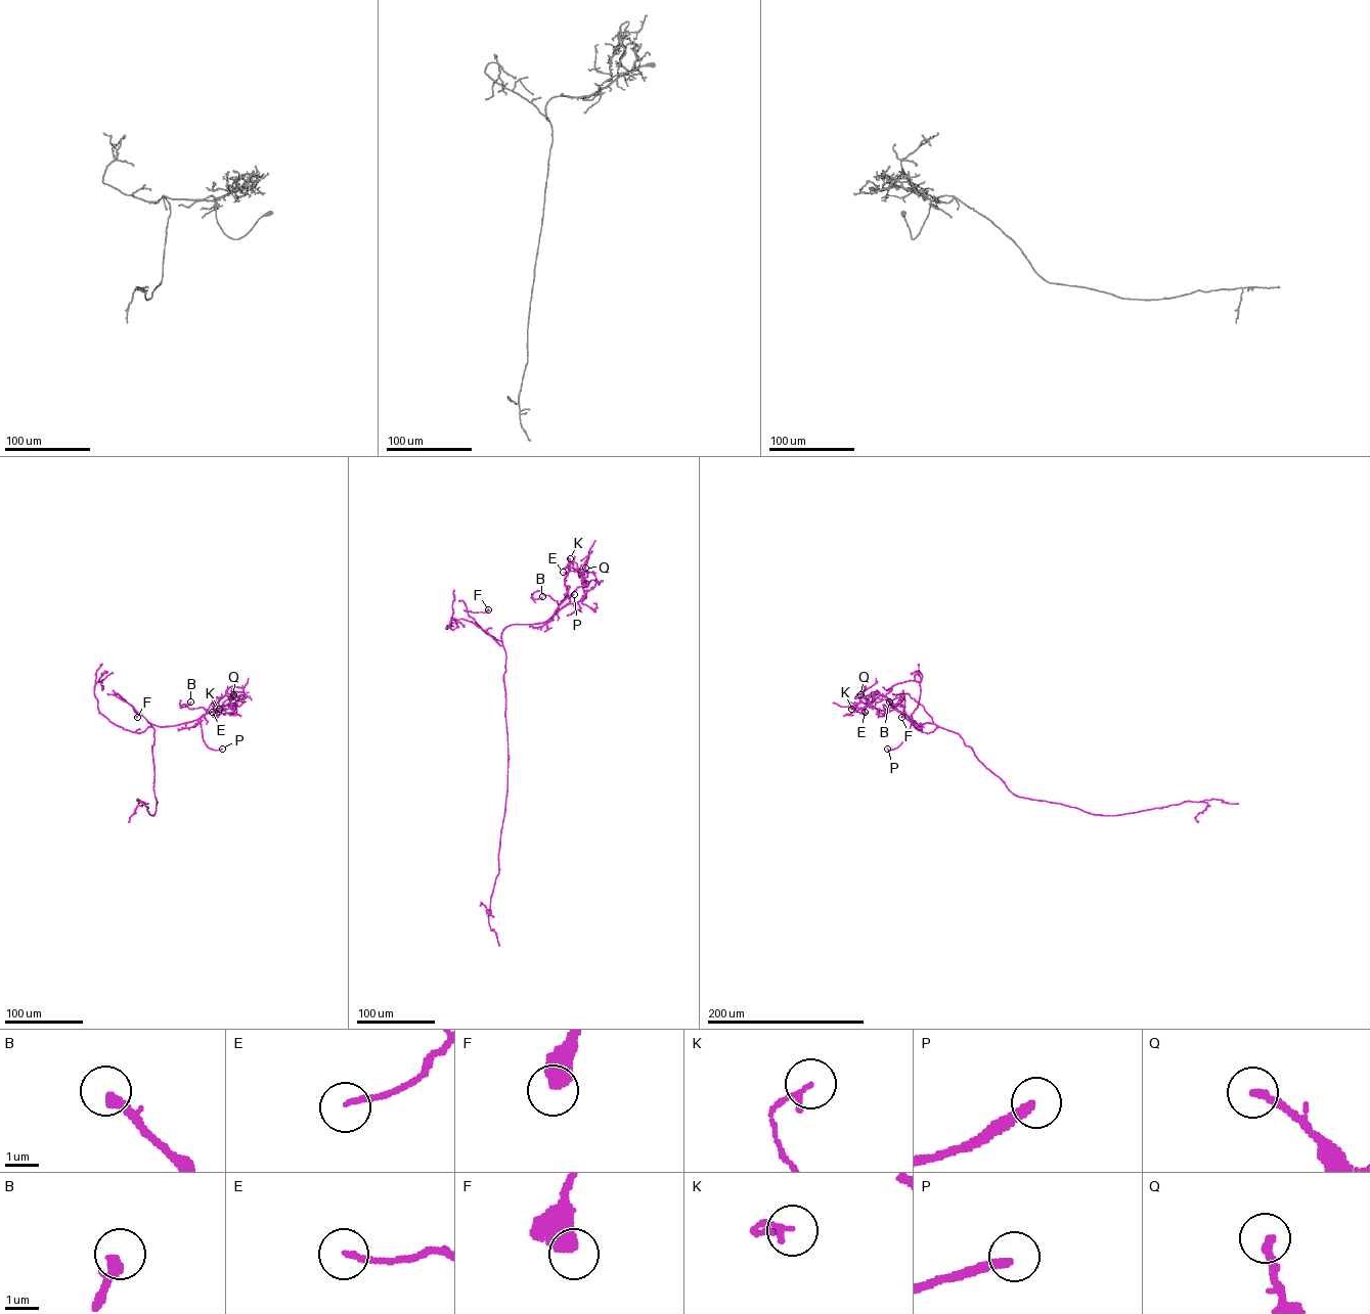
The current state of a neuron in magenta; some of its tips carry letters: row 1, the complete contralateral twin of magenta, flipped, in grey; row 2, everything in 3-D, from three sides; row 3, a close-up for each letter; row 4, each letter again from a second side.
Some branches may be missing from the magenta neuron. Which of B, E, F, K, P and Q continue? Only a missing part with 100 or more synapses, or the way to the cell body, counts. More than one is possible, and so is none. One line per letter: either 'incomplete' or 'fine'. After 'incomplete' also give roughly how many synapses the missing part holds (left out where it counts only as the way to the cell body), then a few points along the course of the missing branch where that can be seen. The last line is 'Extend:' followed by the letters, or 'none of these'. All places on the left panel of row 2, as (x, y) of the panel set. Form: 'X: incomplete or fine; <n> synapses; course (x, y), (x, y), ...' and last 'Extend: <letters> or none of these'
B: fine
E: fine
F: fine
K: fine
P: incomplete; course (222, 749), (245, 726)
Q: fine
Extend: P

